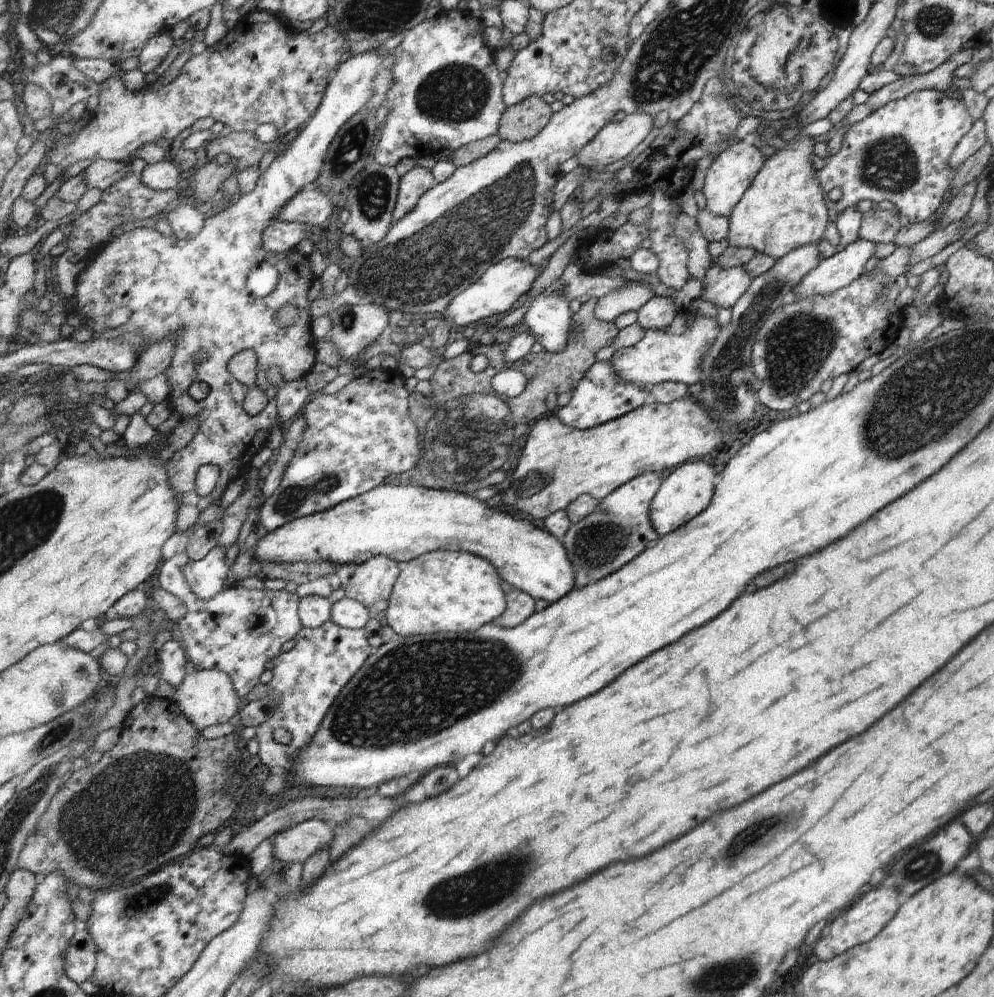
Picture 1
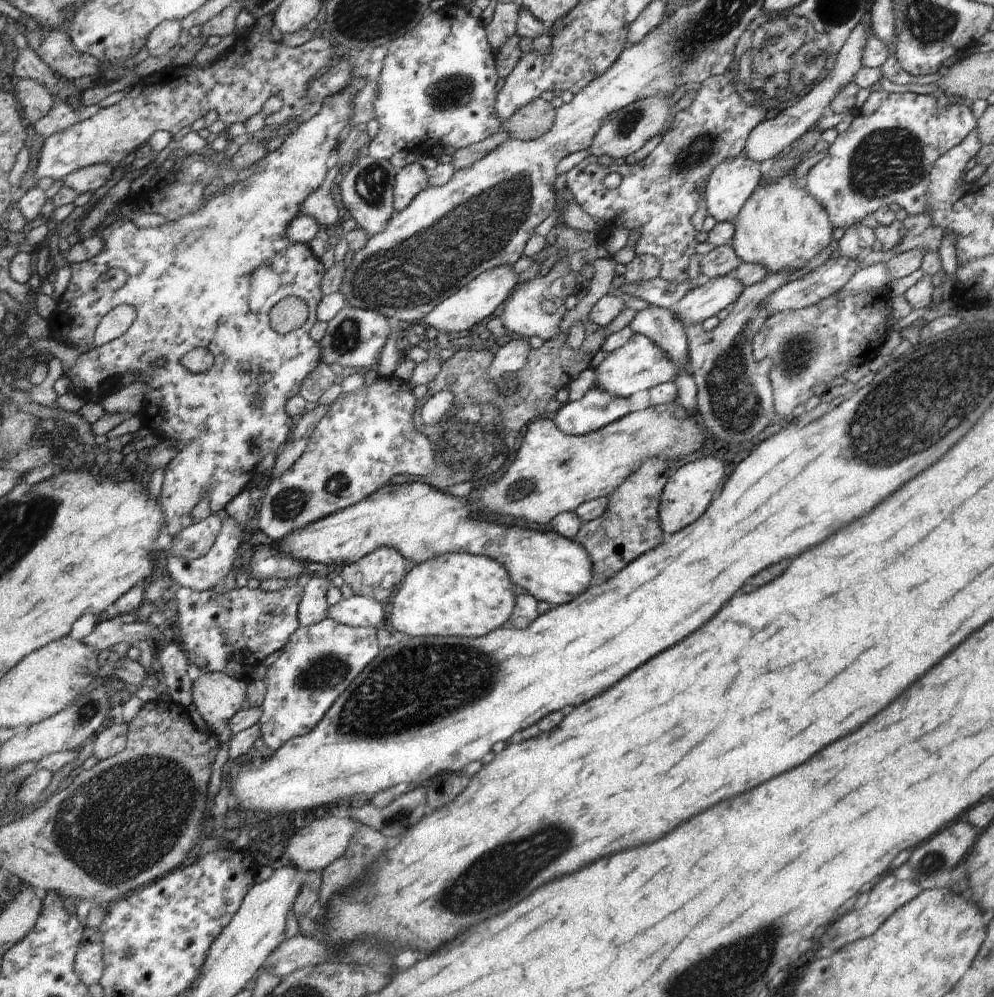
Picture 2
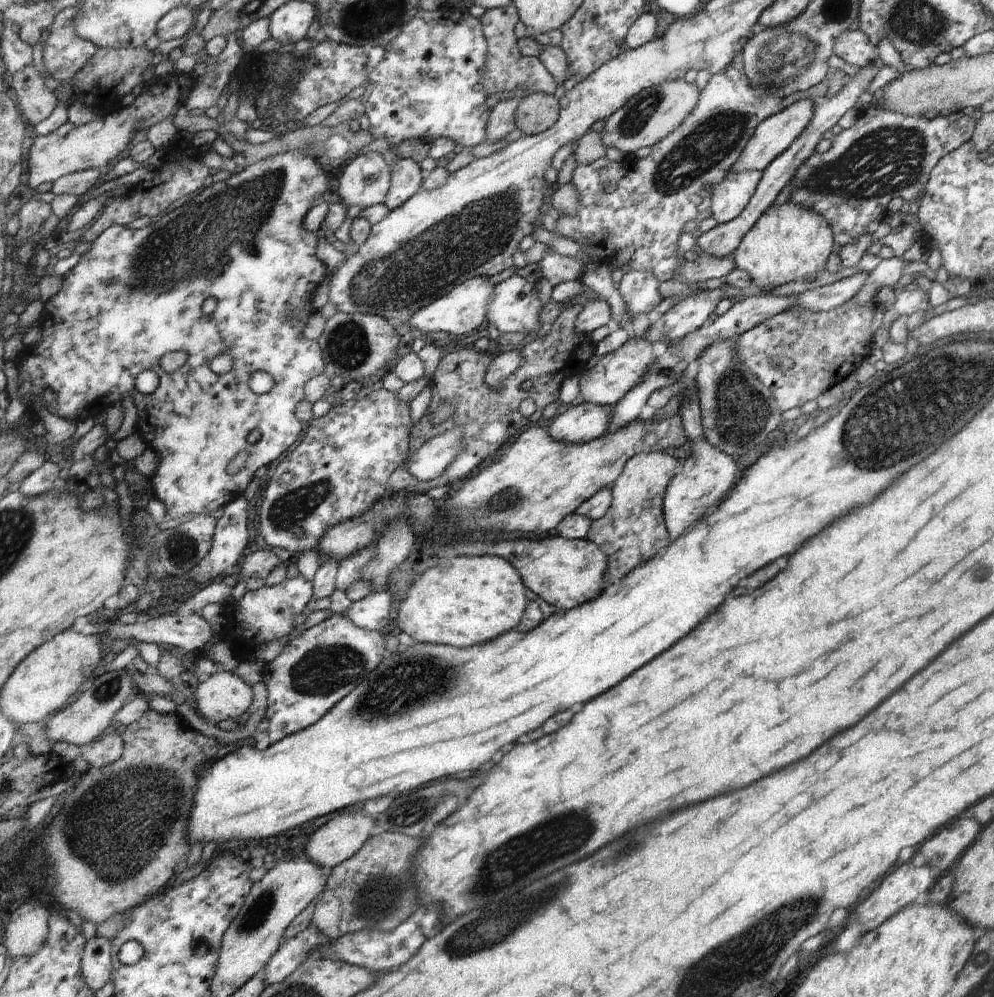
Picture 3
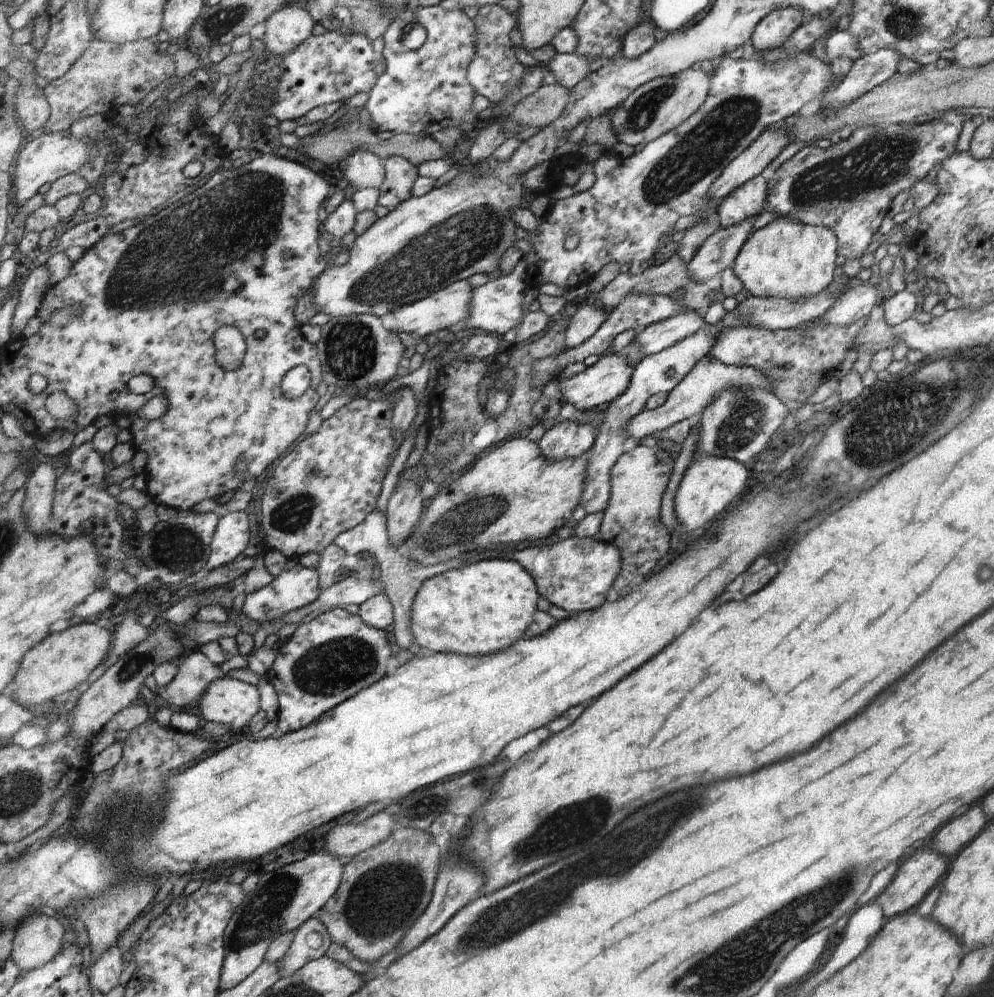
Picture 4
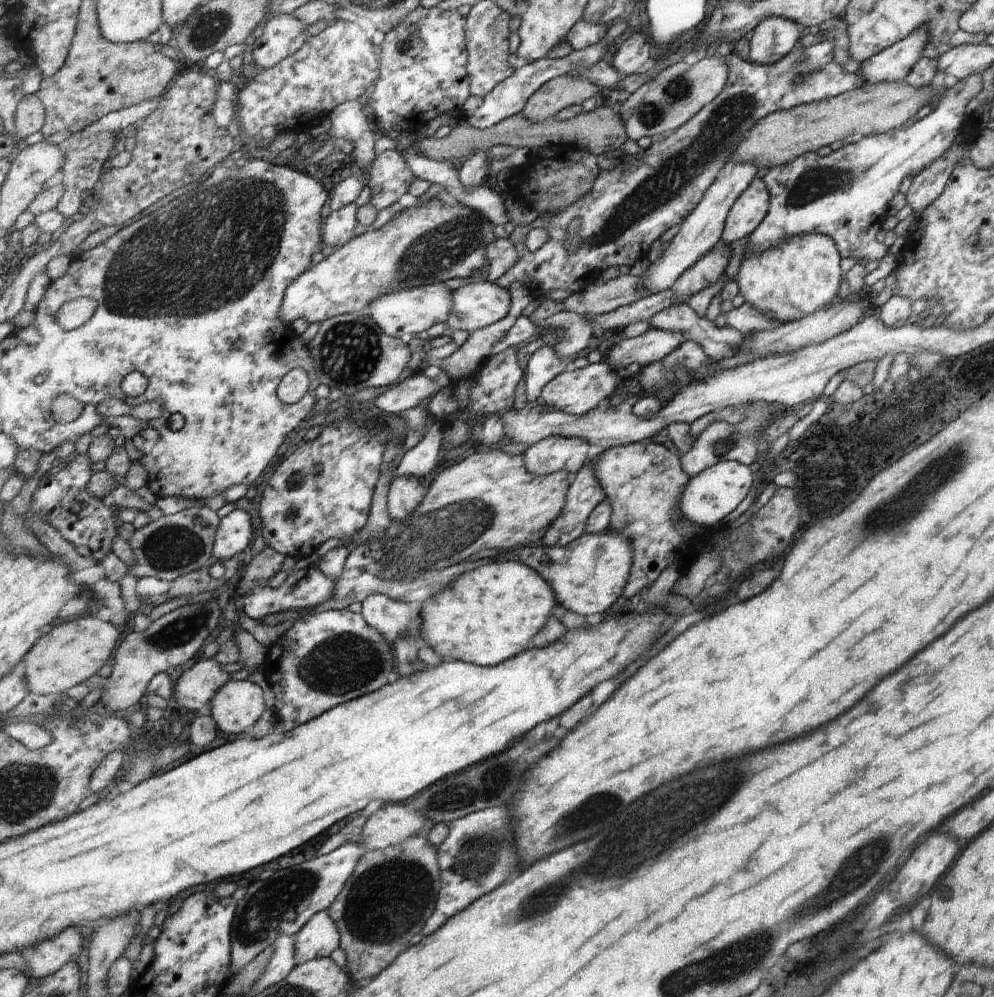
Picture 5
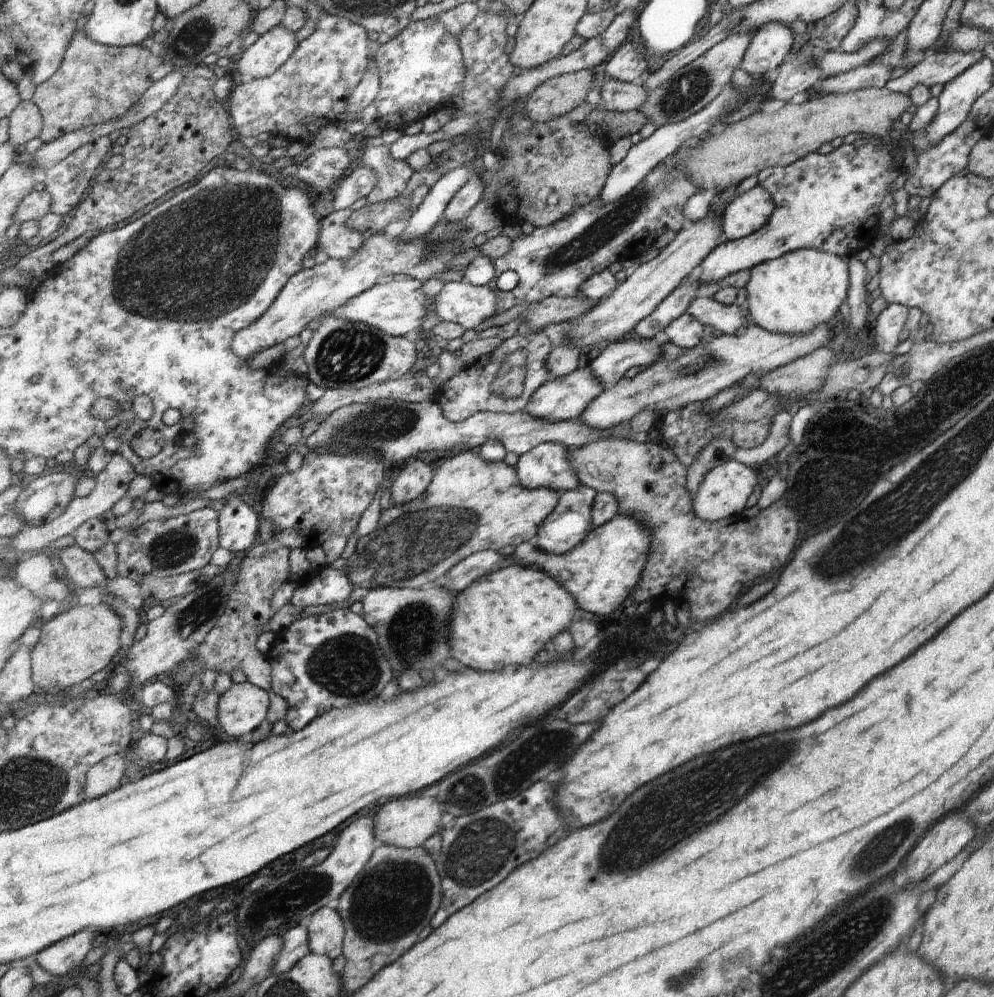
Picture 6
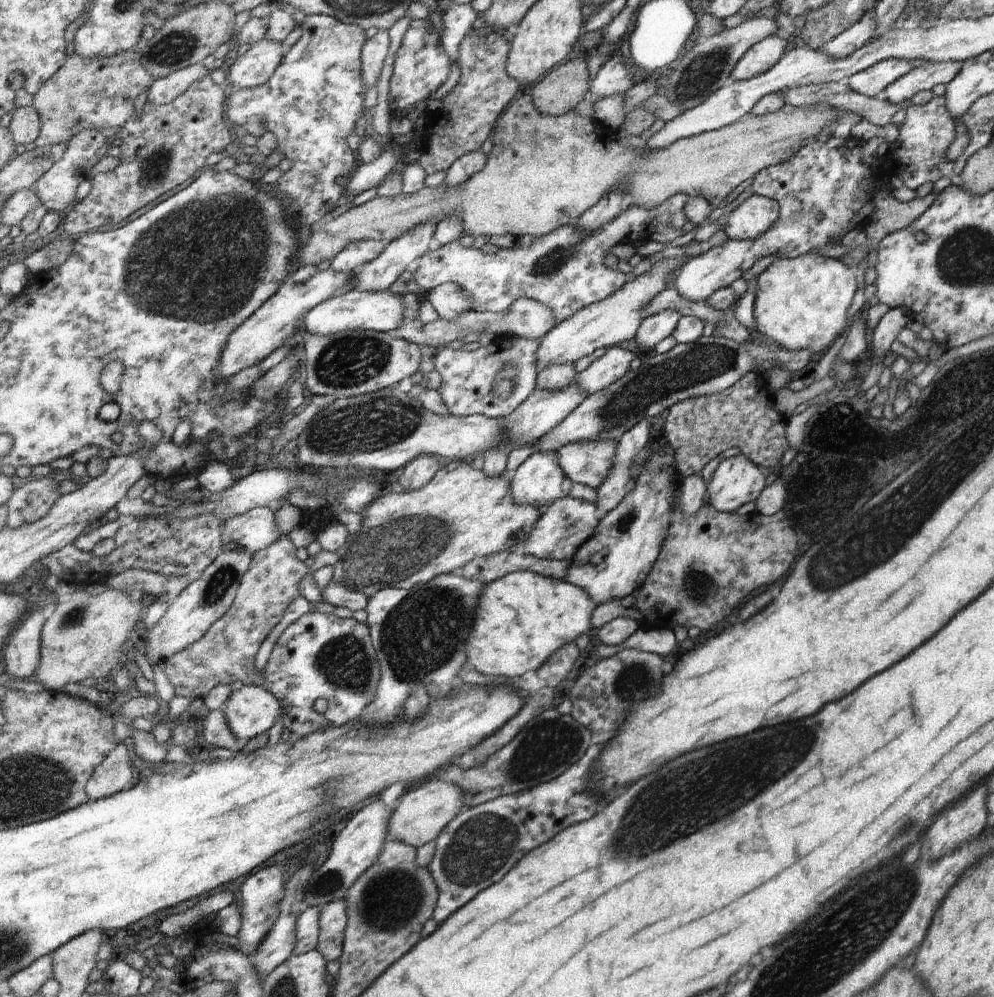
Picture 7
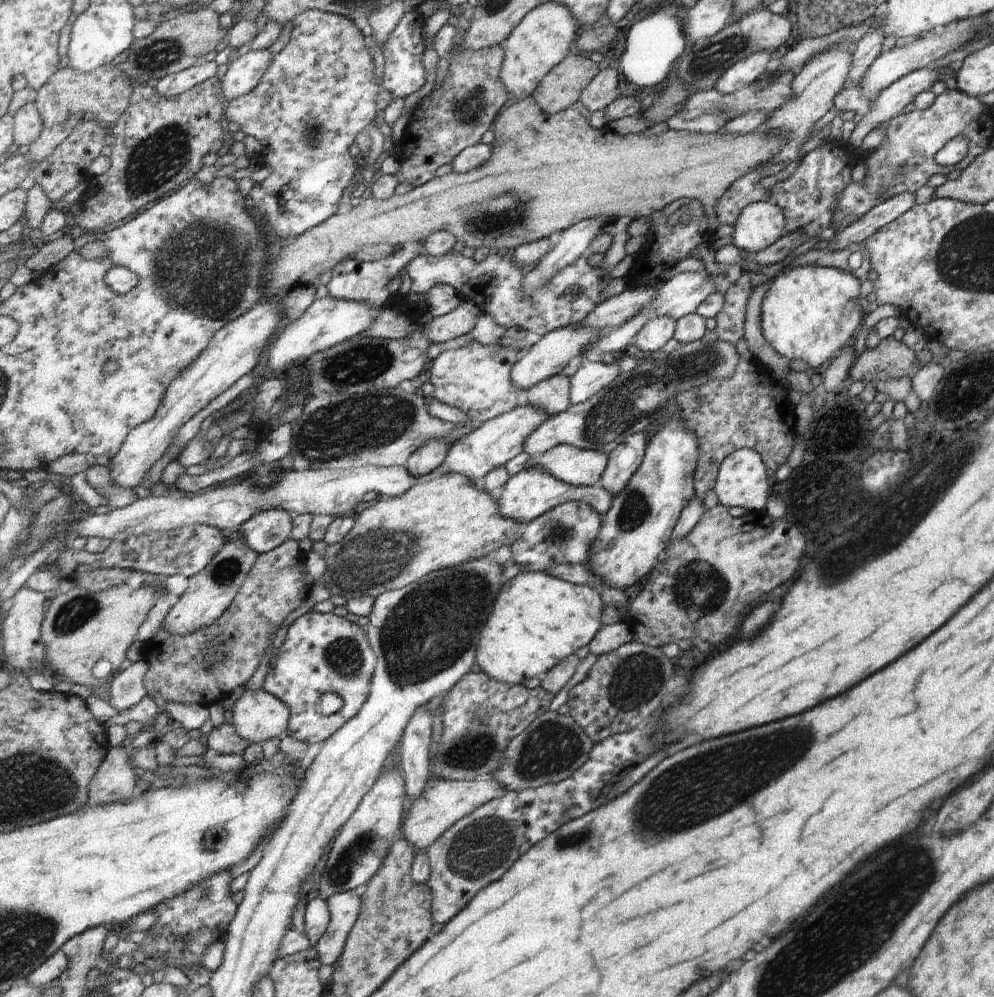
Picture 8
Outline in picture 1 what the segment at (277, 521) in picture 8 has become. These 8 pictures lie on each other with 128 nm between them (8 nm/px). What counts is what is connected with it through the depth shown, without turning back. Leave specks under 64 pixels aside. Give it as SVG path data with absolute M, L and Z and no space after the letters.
M215 547L202 561L190 560L184 566L183 572L192 591L203 600L214 599L232 579L225 552Z

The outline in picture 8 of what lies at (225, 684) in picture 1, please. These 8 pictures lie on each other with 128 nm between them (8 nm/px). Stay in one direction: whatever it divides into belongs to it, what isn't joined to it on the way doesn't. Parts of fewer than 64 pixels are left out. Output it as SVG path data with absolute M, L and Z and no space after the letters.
M264 688L244 691L231 711L236 731L251 744L287 734L292 716L289 705Z

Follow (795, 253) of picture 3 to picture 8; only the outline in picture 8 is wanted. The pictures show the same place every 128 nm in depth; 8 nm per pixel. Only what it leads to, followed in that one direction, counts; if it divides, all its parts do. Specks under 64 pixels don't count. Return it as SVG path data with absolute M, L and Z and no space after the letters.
M795 265L781 270L768 281L760 304L760 326L766 342L788 361L798 358L820 371L839 349L851 345L861 326L860 283L837 267Z

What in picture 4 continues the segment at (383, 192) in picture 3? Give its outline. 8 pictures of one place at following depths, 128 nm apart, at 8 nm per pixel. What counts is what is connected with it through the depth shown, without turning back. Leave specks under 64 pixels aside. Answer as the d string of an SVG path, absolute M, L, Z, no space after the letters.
M355 151L347 160L345 171L349 184L359 189L379 189L385 182L384 160L369 151Z

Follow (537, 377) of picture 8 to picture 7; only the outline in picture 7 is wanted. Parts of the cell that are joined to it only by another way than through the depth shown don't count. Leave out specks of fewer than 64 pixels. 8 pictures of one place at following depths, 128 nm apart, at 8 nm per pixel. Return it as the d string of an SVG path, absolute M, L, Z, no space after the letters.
M689 257L661 259L652 266L650 271L641 273L626 282L610 297L581 309L571 318L555 325L555 328L540 340L542 343L537 353L539 367L577 362L579 358L593 354L597 348L608 349L621 344L623 340L635 339L644 319L644 309L654 297L670 285L668 282L671 272L677 274L677 268L681 268L689 260L691 260Z

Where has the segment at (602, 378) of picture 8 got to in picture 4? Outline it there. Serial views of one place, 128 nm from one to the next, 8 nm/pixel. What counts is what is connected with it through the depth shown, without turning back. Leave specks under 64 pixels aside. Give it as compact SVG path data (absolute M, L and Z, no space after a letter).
M685 309L640 330L636 337L642 356L651 356L695 334L705 323L703 313Z

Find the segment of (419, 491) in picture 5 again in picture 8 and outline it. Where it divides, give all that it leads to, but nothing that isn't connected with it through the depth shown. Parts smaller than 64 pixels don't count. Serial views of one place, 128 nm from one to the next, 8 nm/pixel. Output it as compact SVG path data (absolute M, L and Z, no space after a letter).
M445 441L428 442L413 453L413 456L405 463L405 467L415 478L427 476L445 466L449 449Z

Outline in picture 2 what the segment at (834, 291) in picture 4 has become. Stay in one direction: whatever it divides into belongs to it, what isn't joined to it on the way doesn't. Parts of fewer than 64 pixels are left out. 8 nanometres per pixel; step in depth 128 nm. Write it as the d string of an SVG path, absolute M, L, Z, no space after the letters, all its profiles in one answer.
M884 263L872 264L867 267L857 269L833 296L841 298L844 296L853 296L853 294L870 291L889 282L888 274Z

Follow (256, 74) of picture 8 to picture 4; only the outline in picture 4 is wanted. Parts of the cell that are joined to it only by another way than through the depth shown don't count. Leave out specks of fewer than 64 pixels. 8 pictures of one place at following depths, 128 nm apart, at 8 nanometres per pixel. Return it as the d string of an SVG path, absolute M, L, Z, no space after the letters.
M287 4L266 22L267 32L260 46L273 56L294 51L313 34L315 19L306 8Z

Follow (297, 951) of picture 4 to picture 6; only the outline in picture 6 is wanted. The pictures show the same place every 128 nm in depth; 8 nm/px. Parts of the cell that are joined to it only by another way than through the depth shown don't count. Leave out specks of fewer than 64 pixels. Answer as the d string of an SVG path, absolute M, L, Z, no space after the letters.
M334 905L320 908L307 923L310 953L333 960L344 954L345 925Z

